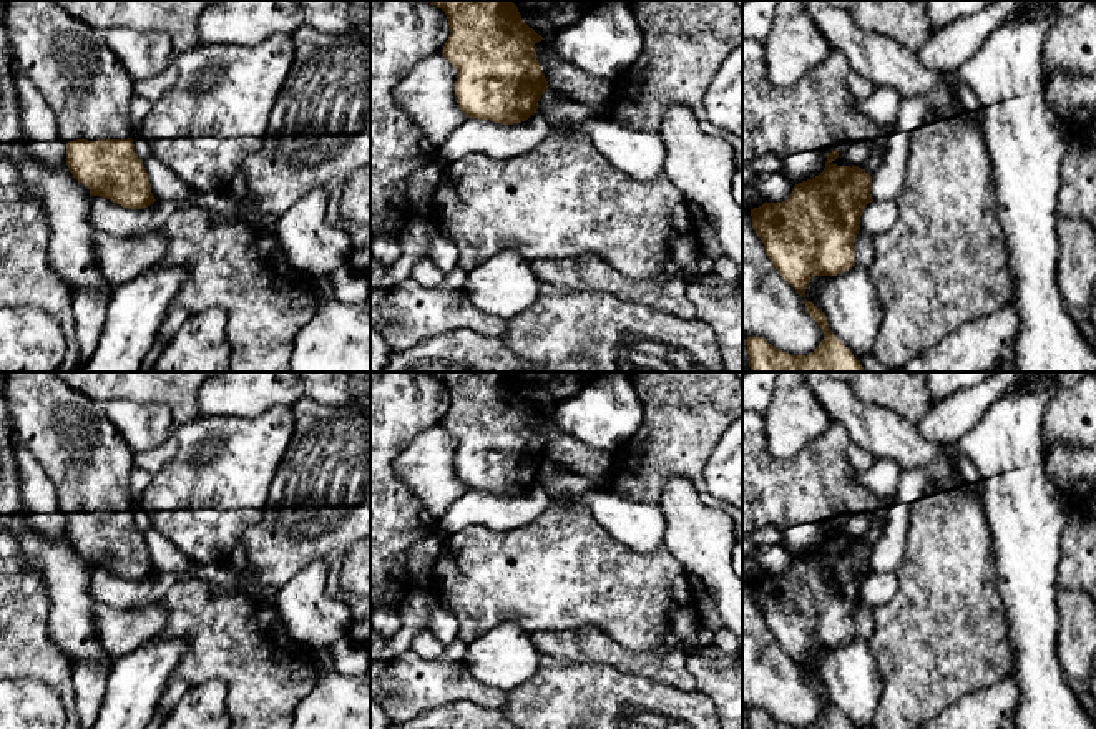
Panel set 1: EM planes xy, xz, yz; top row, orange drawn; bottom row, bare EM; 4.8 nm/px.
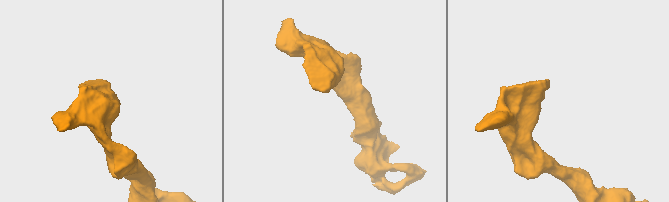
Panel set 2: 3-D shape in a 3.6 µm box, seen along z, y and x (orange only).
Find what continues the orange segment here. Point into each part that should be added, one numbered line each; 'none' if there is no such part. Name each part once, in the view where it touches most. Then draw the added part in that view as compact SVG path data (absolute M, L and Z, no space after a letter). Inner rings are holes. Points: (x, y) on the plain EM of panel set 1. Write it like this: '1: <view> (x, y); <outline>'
1: xy (72, 439); M3 372L8 410L22 448L30 452L56 492L56 510L128 511L133 452L105 407L71 389L51 372Z

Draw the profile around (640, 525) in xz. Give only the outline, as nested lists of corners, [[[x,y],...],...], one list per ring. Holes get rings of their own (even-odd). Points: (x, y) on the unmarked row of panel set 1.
[[[611,490],[573,495],[568,501],[586,506],[616,541],[639,553],[651,555],[664,546],[666,523],[658,505],[624,498]]]

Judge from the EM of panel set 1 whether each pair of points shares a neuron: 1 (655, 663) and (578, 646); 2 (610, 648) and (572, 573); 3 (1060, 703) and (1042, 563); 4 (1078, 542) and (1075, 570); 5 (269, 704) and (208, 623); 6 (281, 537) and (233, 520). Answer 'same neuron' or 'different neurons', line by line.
1: same neuron
2: different neurons
3: same neuron
4: same neuron
5: same neuron
6: different neurons

